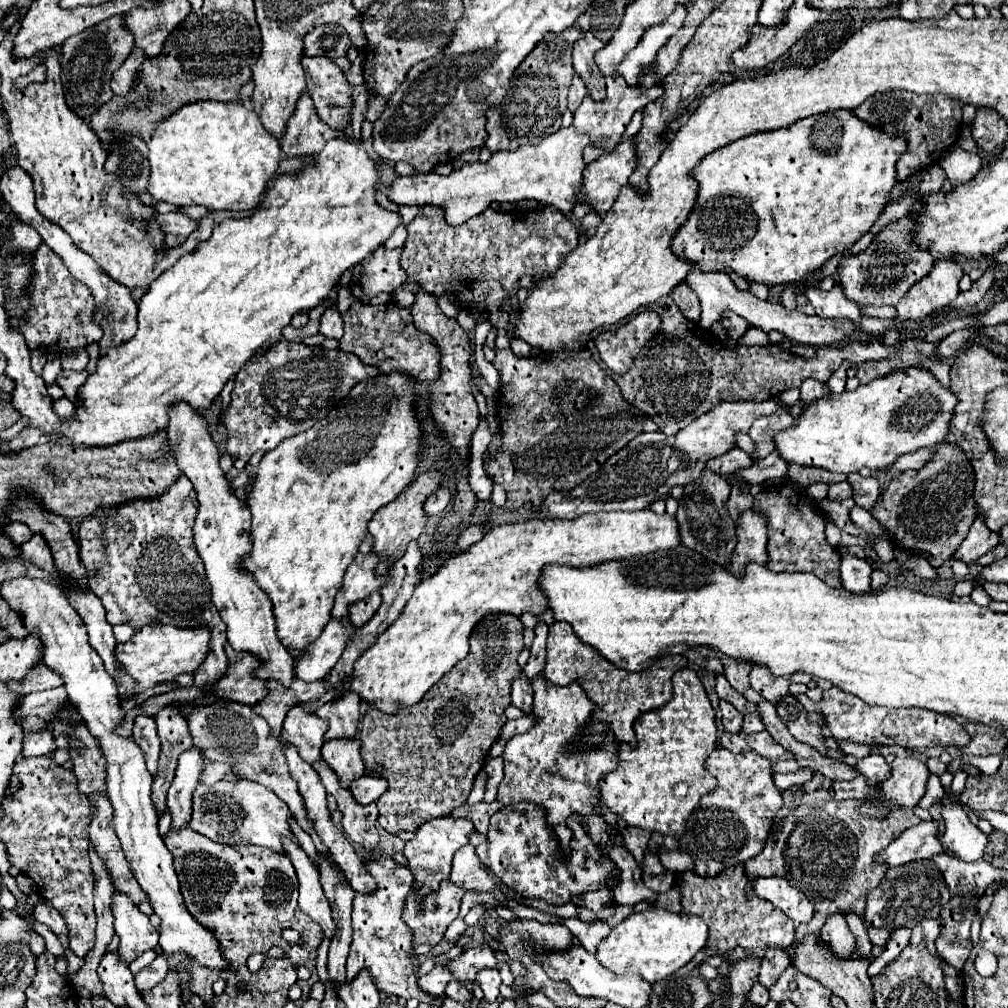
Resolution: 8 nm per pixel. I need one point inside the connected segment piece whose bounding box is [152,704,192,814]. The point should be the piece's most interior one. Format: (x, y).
(172, 728)

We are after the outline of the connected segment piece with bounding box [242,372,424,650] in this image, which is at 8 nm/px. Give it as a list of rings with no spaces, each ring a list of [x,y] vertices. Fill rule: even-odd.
[[[390,372],[390,374],[378,374],[374,378],[366,378],[362,382],[358,382],[350,394],[346,398],[342,398],[342,402],[338,402],[326,418],[322,418],[318,424],[314,424],[310,430],[306,432],[300,432],[284,442],[280,442],[274,450],[266,452],[260,466],[258,466],[258,472],[256,472],[256,480],[252,484],[252,490],[248,492],[248,500],[246,504],[250,506],[250,512],[252,512],[252,528],[250,528],[250,534],[252,534],[252,542],[254,542],[254,548],[250,552],[250,556],[242,562],[242,566],[246,566],[248,572],[252,572],[256,576],[256,582],[258,586],[270,596],[272,600],[272,606],[274,606],[274,616],[276,616],[276,626],[278,626],[278,638],[280,642],[288,648],[288,650],[302,650],[306,648],[310,642],[314,642],[326,622],[330,622],[330,612],[332,612],[332,606],[334,606],[334,596],[338,594],[338,590],[342,588],[342,578],[346,574],[346,568],[350,566],[350,562],[356,558],[358,554],[358,546],[360,542],[364,540],[366,536],[366,526],[368,526],[368,520],[382,508],[386,506],[388,502],[392,502],[394,498],[398,498],[398,494],[412,482],[414,474],[416,474],[416,468],[420,464],[420,456],[424,452],[424,432],[422,432],[422,422],[418,420],[416,416],[416,410],[412,406],[414,402],[414,386],[416,386],[416,380],[410,380],[408,374],[402,374],[402,372]]]

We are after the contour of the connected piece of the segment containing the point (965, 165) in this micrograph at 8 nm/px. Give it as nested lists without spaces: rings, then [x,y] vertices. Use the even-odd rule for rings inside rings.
[[[954,146],[947,156],[941,158],[939,165],[944,168],[952,186],[960,186],[960,184],[970,182],[978,174],[978,170],[982,168],[978,154],[966,152],[959,146]]]

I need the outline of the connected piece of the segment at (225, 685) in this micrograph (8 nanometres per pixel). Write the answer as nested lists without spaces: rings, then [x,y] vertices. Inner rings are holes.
[[[230,644],[224,646],[226,656],[230,660],[230,668],[226,676],[214,686],[218,698],[236,700],[244,704],[256,704],[266,696],[266,682],[254,678],[254,670],[262,664],[254,654],[242,654],[234,650]]]

